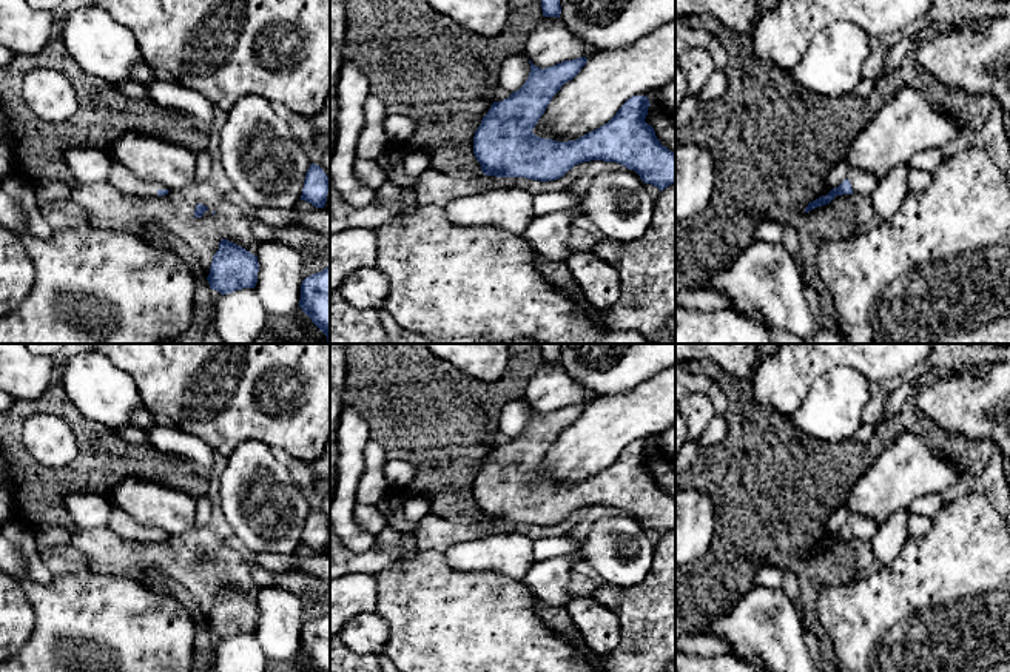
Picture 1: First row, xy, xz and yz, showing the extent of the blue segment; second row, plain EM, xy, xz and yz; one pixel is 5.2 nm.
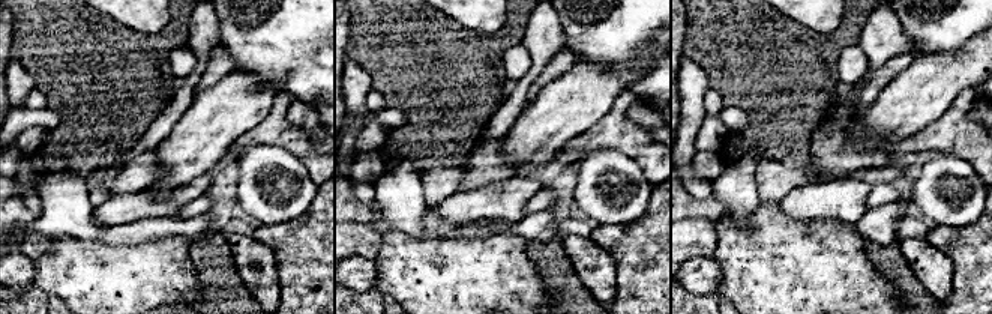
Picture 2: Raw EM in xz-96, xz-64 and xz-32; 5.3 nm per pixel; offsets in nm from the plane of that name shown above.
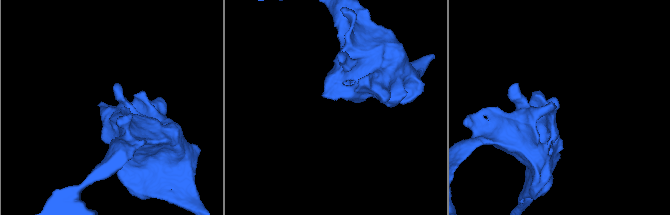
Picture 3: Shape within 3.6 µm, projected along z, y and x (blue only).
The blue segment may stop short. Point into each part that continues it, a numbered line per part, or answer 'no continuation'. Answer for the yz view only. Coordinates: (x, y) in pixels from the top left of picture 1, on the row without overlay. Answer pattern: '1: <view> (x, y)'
1: yz (862, 527)

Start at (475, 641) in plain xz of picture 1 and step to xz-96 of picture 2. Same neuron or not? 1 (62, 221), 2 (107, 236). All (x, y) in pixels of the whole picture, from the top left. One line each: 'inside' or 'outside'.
1: outside
2: outside

